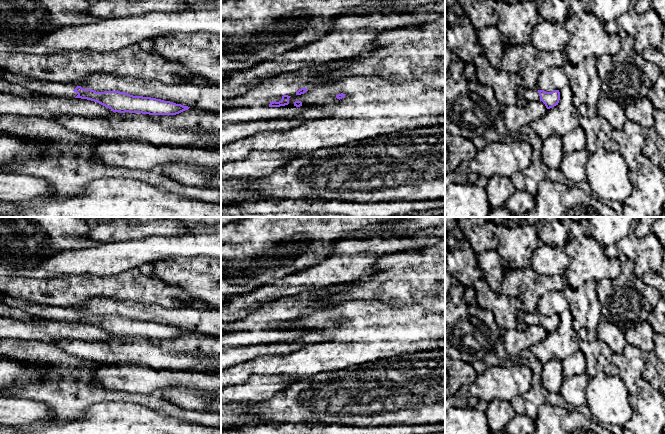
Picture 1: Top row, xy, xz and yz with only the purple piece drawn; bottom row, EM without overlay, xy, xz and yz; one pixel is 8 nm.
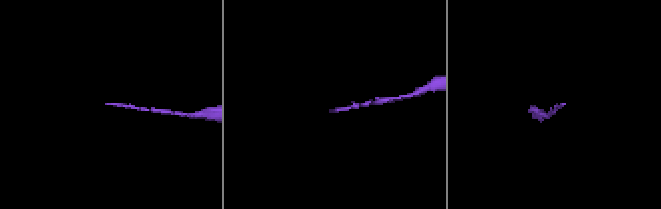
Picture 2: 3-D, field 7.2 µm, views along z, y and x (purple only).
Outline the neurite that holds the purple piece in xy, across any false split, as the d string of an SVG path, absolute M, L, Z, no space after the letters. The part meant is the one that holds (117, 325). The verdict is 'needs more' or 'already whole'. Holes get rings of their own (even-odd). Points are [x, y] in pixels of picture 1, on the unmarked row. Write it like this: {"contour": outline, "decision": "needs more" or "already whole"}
{"contour": "M6 296L4 302L9 306L19 308L36 319L87 323L97 326L113 336L176 339L190 332L161 323L133 320L120 315L96 316L70 307L38 304L10 296Z", "decision": "needs more"}

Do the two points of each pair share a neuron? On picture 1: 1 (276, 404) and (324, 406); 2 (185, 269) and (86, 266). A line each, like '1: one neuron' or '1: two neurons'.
1: one neuron
2: two neurons

